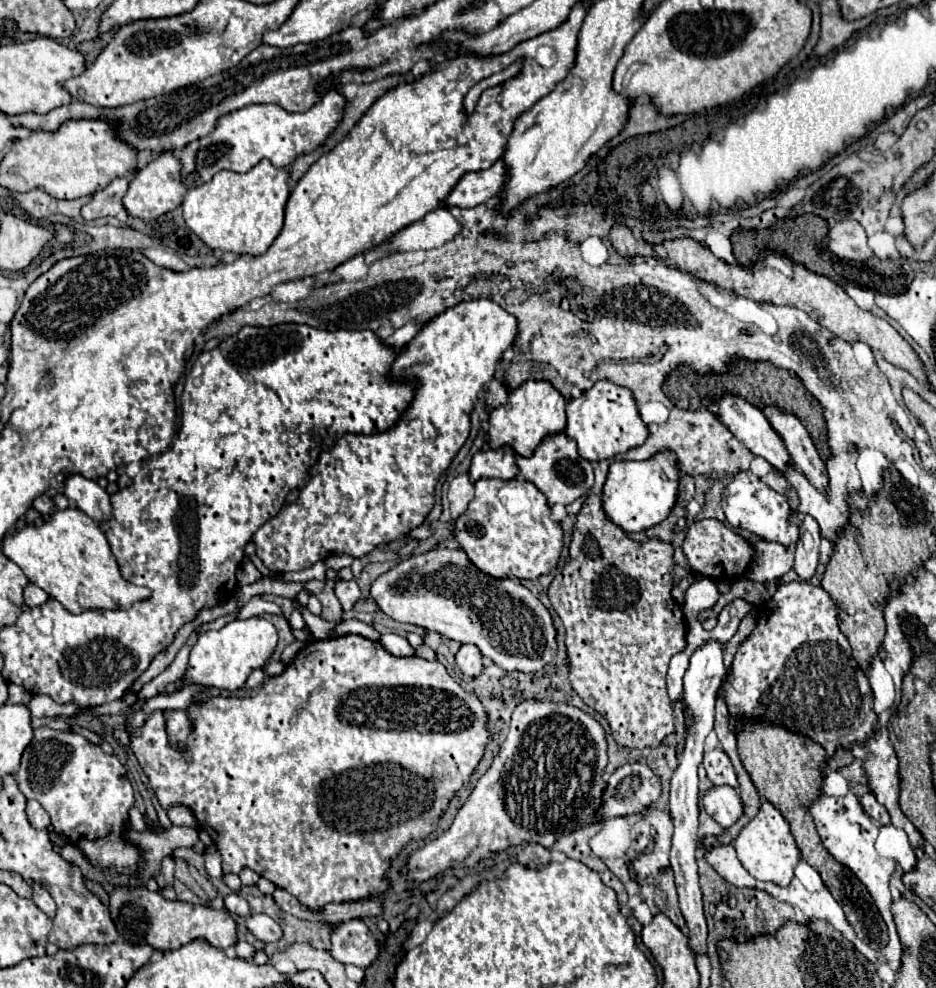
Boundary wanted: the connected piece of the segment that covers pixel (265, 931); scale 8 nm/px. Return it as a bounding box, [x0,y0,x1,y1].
[246,914,282,942]

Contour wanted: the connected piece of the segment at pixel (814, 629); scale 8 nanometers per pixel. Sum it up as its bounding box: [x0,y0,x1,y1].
[720,580,878,756]

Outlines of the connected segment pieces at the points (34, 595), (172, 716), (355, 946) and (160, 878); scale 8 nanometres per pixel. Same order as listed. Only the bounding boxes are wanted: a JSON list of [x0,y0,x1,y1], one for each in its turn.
[[24,584,50,606],[164,710,192,750],[322,920,378,968],[156,856,174,890]]

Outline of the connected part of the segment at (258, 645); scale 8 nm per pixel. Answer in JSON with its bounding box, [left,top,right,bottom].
[182,616,278,690]

